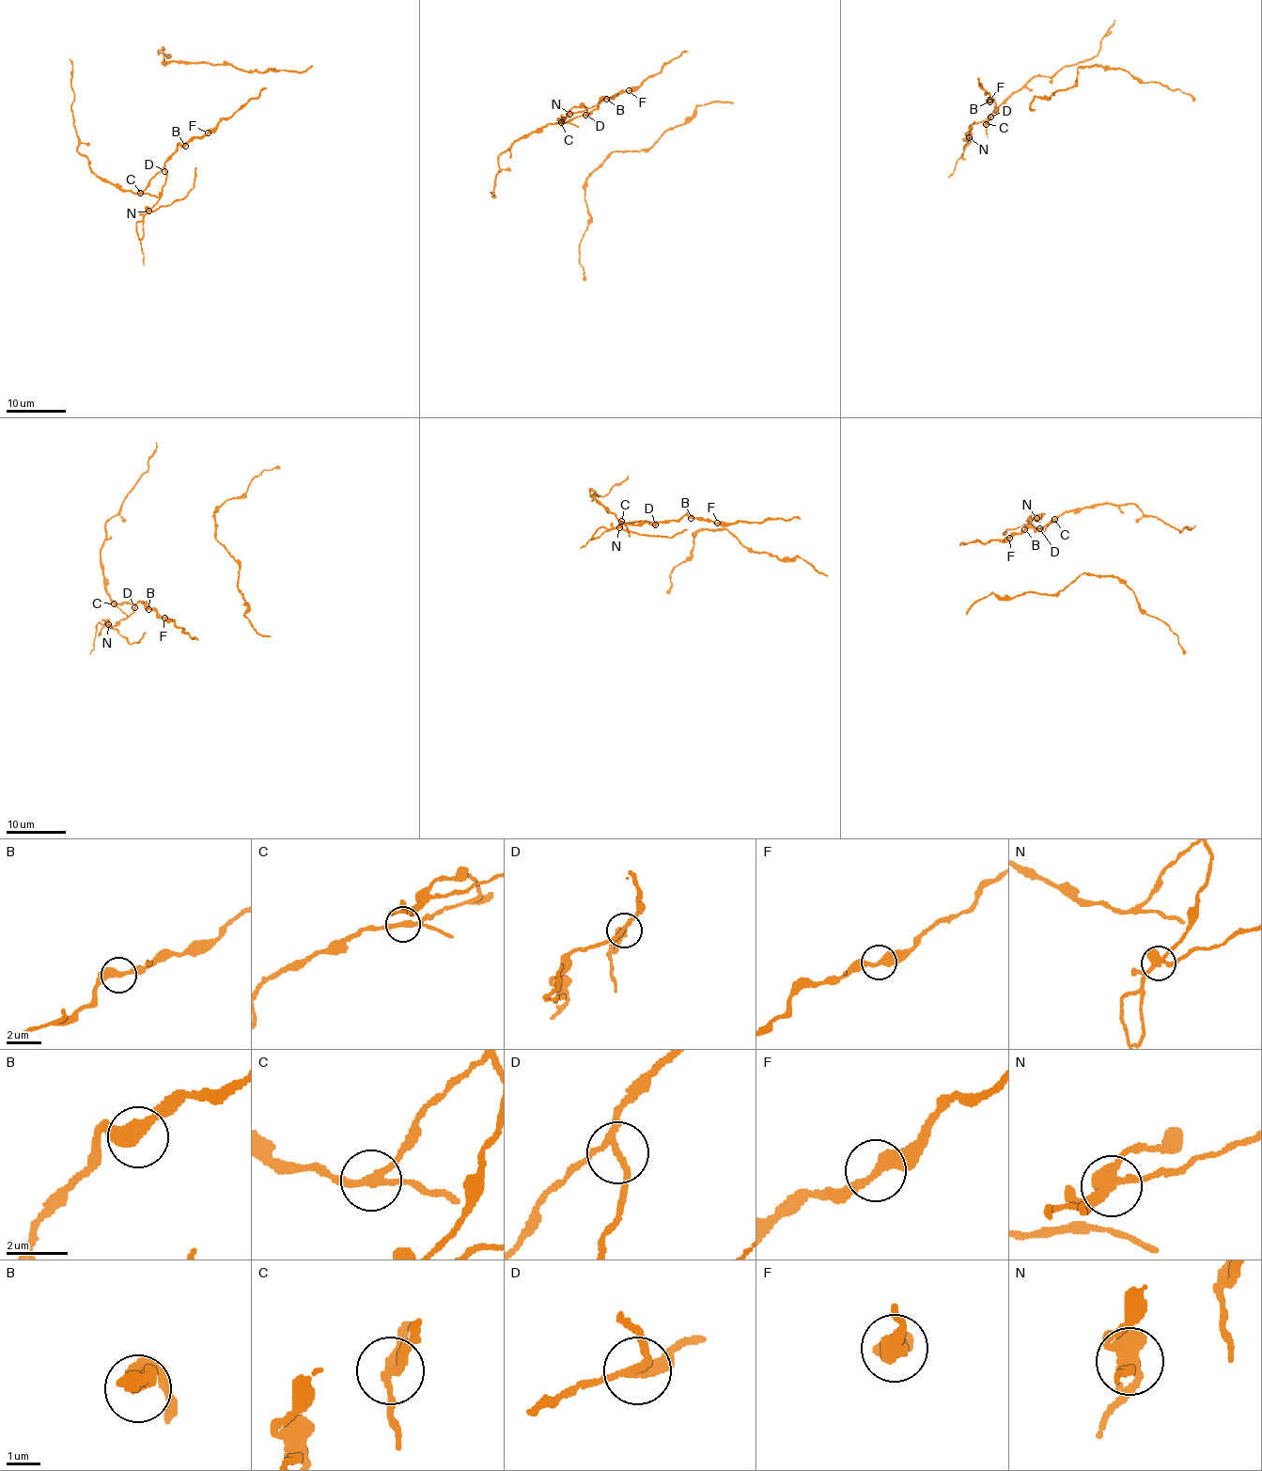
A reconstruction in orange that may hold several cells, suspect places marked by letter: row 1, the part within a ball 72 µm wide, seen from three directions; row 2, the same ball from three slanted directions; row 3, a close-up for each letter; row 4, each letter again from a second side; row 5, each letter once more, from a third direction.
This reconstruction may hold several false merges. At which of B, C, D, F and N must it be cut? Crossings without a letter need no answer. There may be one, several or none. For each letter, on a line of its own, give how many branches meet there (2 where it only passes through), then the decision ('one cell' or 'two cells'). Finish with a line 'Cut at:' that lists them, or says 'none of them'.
B: 2 | one cell
C: 3 | two cells
D: 3 | one cell
F: 2 | one cell
N: 3 | two cells
Cut at: C, N

